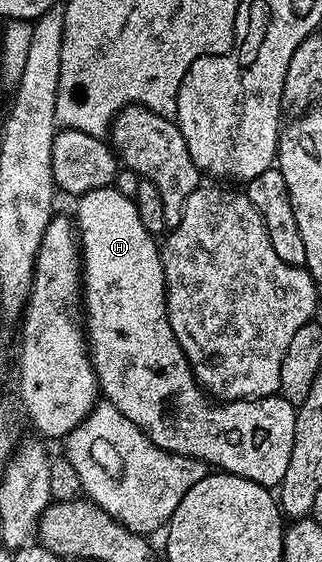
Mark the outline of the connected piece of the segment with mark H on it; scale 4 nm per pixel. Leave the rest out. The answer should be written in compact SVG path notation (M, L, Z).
M109 187L85 193L79 201L74 221L80 232L78 240L82 250L82 325L86 330L88 358L103 400L122 411L122 415L126 415L126 419L130 419L130 423L134 423L160 449L167 449L177 457L193 457L207 463L213 470L233 473L265 487L279 486L290 463L297 406L279 395L208 405L209 394L196 384L186 355L168 322L161 246L142 223L135 200L122 195L115 187Z

